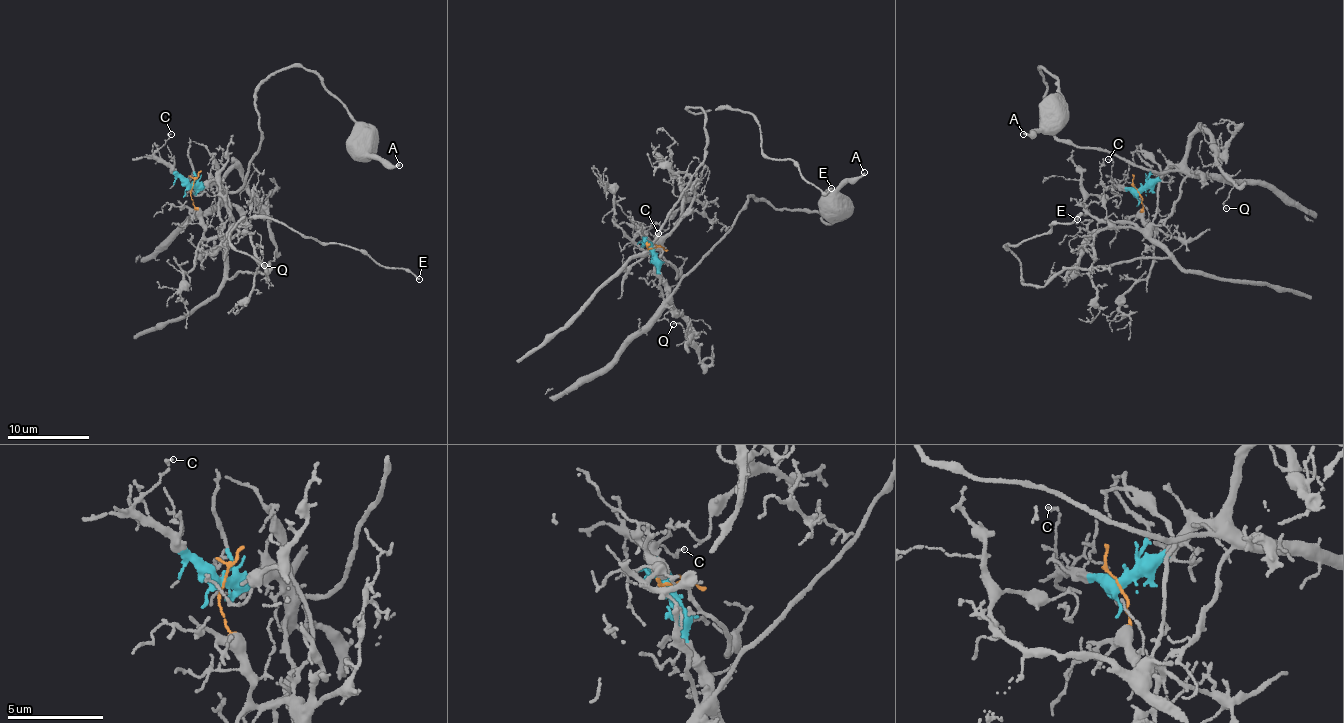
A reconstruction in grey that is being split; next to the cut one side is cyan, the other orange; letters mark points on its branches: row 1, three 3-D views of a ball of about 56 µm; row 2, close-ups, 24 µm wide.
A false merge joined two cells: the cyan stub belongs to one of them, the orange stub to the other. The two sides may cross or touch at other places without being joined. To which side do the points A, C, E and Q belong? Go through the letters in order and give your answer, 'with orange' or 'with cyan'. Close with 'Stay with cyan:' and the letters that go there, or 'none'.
A: with cyan
C: with cyan
E: with orange
Q: with cyan
Stay with cyan: A, C, Q

